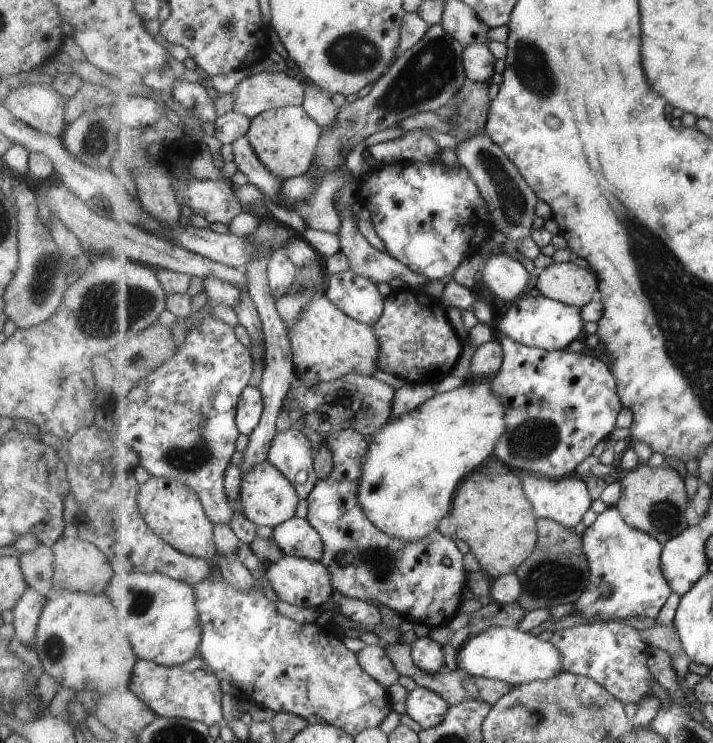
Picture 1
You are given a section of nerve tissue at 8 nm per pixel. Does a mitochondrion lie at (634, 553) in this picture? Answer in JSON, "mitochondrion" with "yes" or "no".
{"mitochondrion":"no"}

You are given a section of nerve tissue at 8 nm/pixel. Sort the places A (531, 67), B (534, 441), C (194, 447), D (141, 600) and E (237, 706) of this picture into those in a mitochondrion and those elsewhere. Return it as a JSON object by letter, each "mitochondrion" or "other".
{"A":"mitochondrion","B":"mitochondrion","C":"mitochondrion","D":"mitochondrion","E":"other"}

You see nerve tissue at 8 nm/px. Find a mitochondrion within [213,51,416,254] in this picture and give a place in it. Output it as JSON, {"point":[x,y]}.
{"point":[354,121]}

